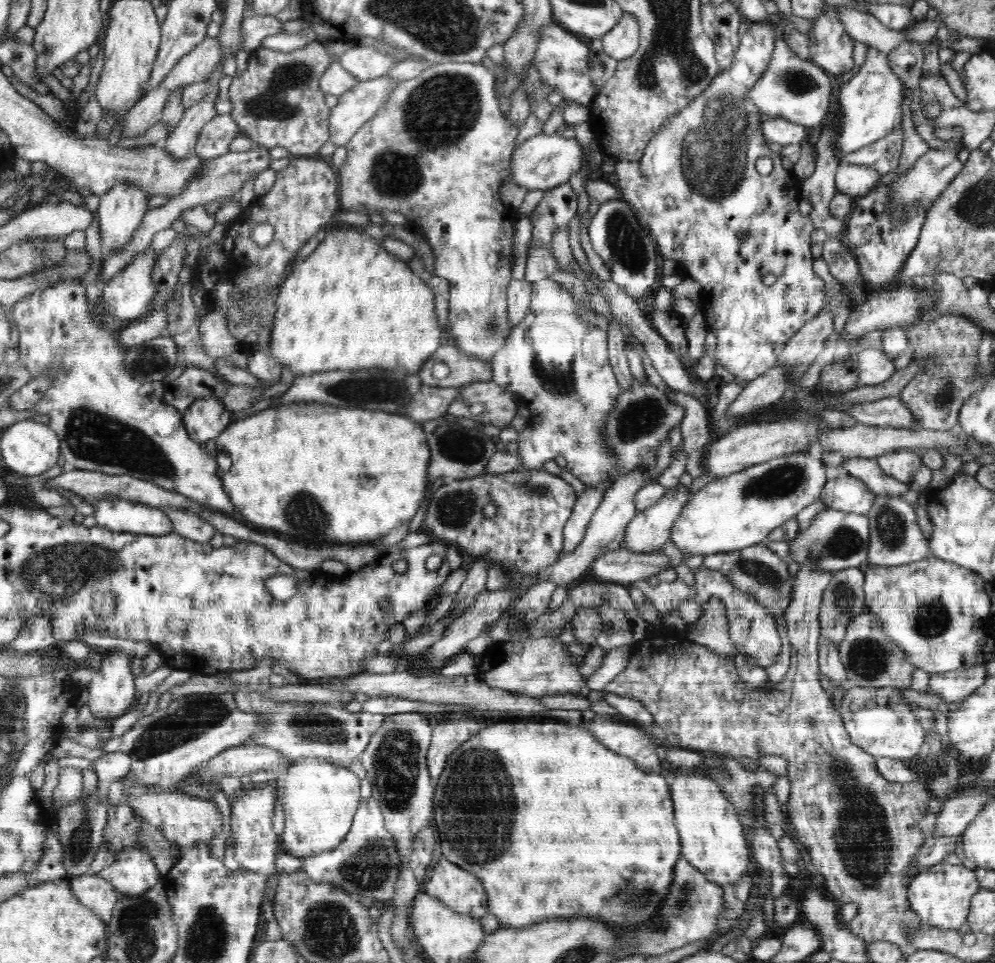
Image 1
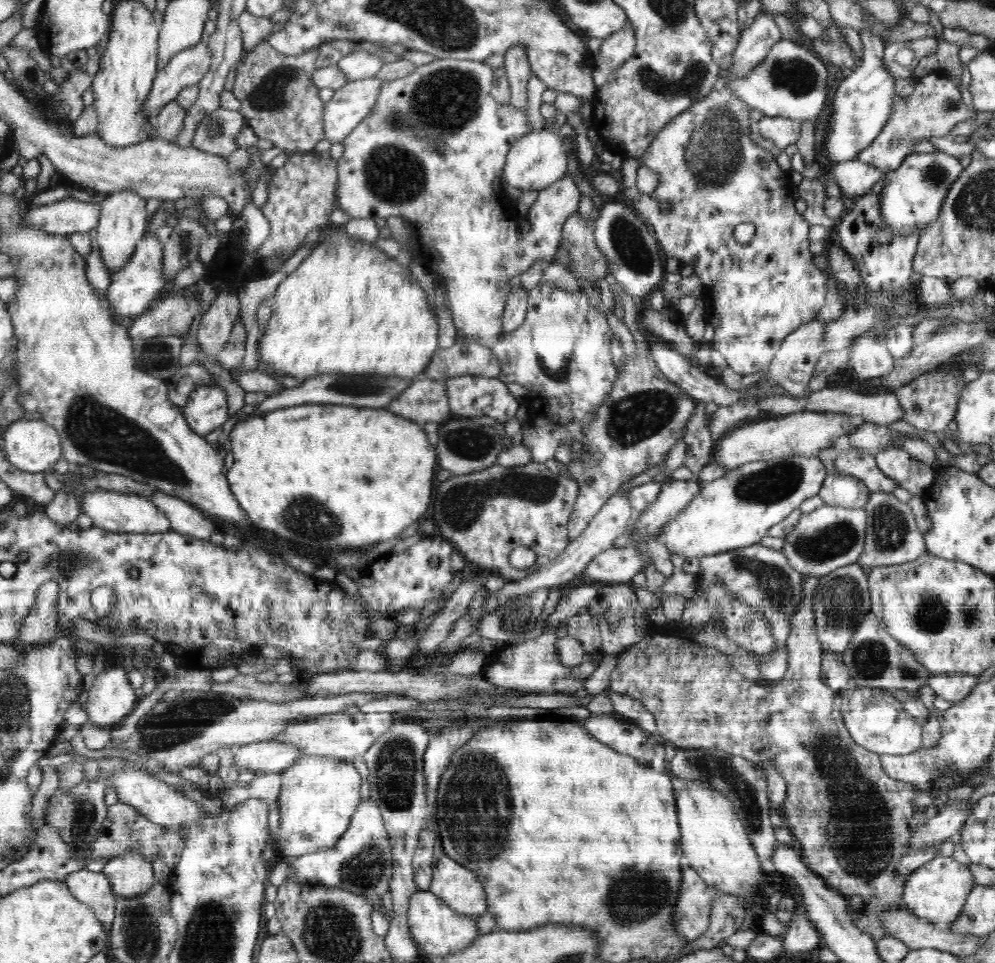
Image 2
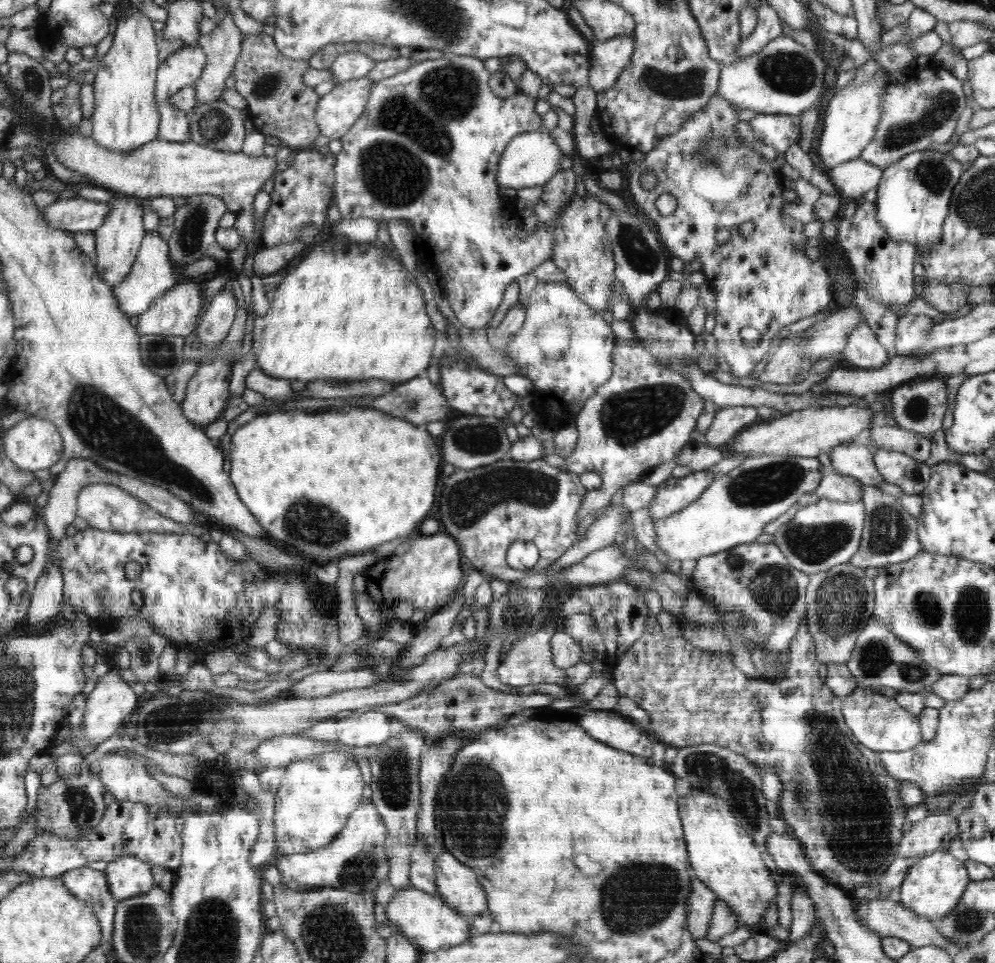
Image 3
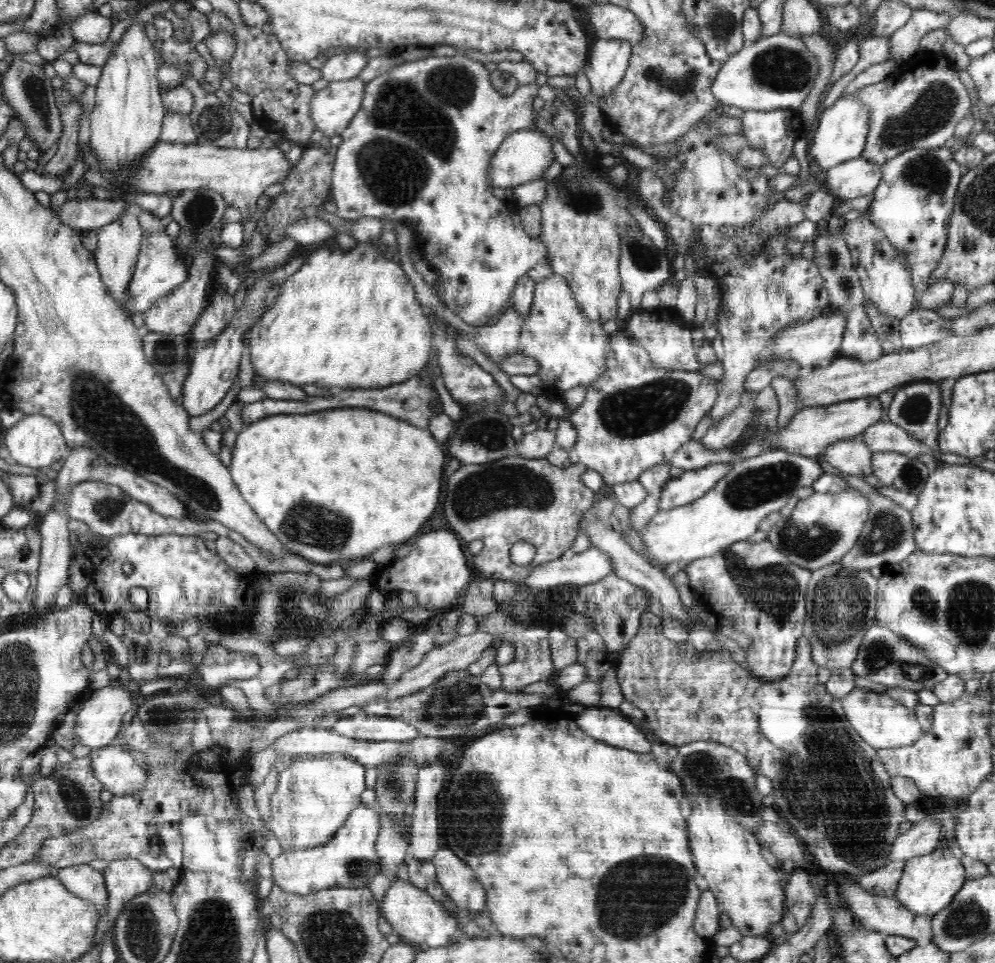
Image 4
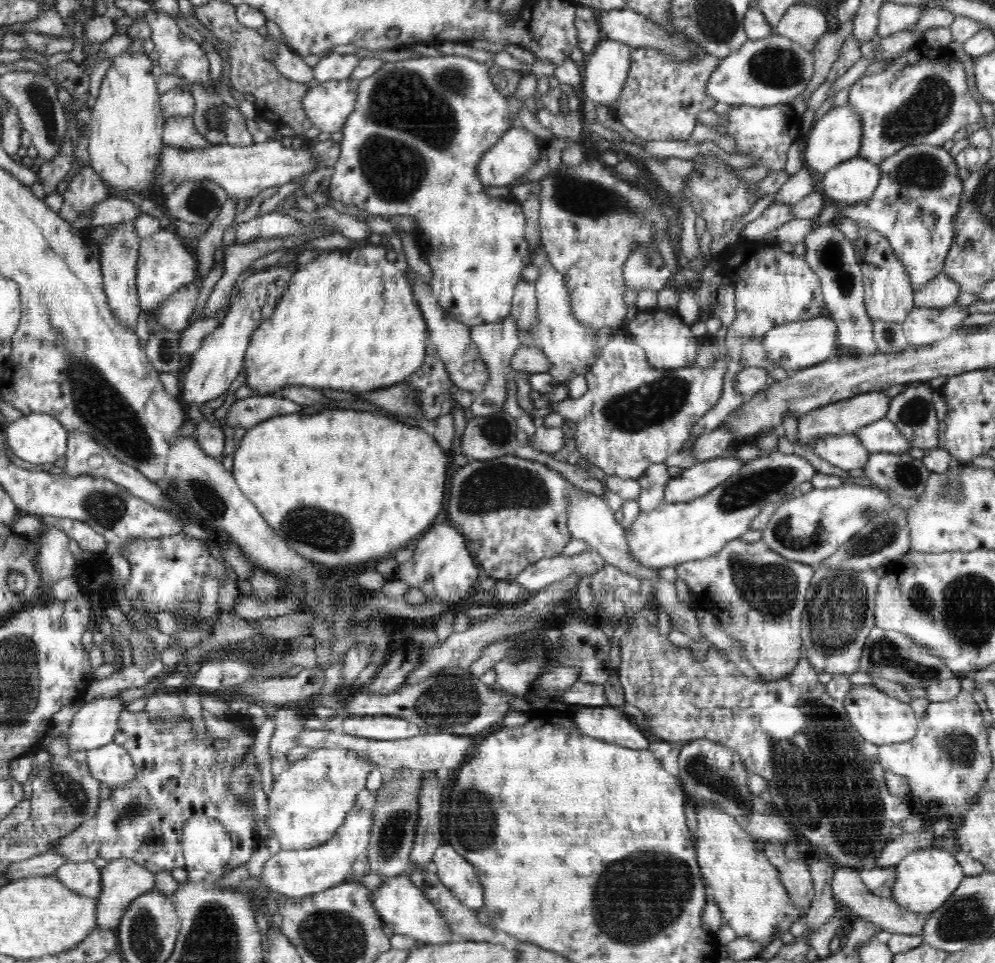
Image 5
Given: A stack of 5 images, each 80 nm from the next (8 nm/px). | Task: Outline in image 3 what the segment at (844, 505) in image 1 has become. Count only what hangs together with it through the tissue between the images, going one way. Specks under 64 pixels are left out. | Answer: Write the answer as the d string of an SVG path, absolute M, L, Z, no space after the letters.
M828 474L823 476L815 490L819 498L834 502L862 500L862 483L852 476Z

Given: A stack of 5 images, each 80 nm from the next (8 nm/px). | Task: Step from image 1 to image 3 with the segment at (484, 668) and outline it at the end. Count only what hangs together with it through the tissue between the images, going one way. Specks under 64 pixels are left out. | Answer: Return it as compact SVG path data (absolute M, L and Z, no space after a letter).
M546 624L536 634L514 640L508 655L498 665L498 680L514 688L530 686L530 684L558 684L558 686L565 687L575 693L578 685L566 683L566 669L559 669L553 661L550 643L555 632L555 626Z

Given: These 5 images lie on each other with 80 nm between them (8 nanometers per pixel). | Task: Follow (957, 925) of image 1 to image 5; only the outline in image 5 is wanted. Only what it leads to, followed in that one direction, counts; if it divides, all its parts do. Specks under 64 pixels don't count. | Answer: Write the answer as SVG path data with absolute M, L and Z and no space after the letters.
M949 845L910 852L896 867L896 880L892 886L892 899L898 906L918 914L930 914L945 904L962 882L965 874Z

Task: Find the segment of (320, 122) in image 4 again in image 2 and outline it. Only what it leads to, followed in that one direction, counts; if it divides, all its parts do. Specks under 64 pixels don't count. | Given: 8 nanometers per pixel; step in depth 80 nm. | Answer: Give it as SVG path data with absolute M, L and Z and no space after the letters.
M371 77L350 81L335 91L333 99L322 110L324 135L330 143L343 143L372 113L385 82Z

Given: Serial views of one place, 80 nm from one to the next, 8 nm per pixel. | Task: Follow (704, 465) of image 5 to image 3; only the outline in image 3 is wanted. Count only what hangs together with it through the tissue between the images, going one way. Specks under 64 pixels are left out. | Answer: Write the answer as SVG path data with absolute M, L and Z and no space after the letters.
M705 470L693 471L682 478L671 476L657 487L654 500L649 504L653 522L672 516L694 502L714 479L714 475Z

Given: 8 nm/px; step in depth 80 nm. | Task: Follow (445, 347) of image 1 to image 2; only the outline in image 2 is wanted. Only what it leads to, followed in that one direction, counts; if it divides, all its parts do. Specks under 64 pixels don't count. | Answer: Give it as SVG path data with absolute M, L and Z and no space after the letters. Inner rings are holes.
M460 336L451 347L438 349L423 372L432 381L446 381L454 376L494 378L499 375L500 366L492 348L472 344ZM441 364L446 365L445 373L438 371Z

